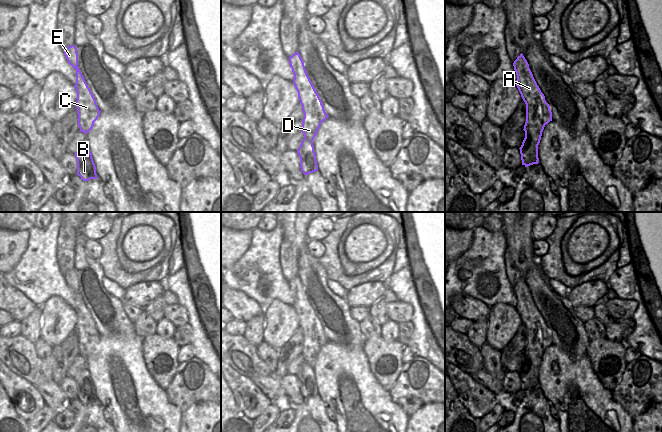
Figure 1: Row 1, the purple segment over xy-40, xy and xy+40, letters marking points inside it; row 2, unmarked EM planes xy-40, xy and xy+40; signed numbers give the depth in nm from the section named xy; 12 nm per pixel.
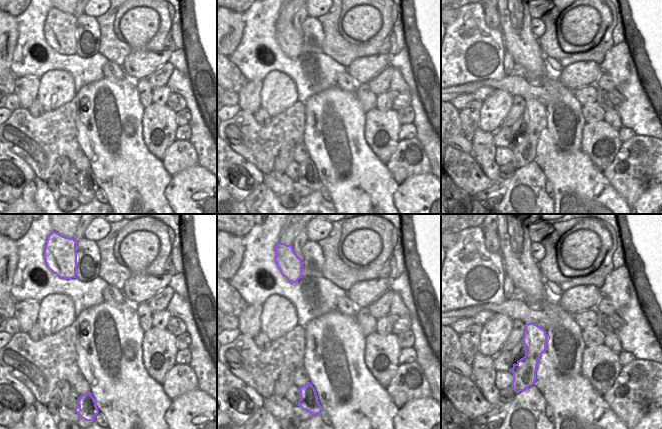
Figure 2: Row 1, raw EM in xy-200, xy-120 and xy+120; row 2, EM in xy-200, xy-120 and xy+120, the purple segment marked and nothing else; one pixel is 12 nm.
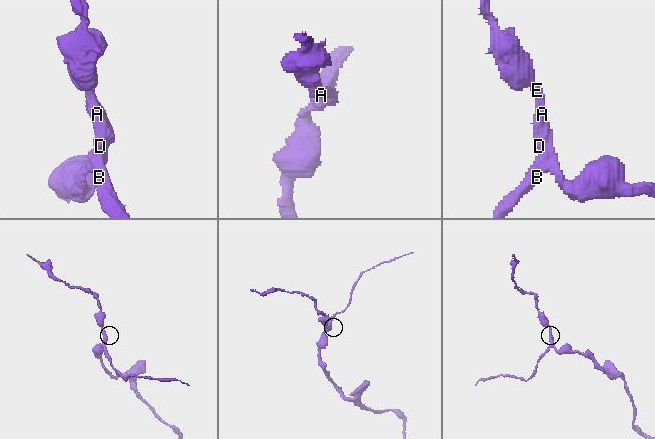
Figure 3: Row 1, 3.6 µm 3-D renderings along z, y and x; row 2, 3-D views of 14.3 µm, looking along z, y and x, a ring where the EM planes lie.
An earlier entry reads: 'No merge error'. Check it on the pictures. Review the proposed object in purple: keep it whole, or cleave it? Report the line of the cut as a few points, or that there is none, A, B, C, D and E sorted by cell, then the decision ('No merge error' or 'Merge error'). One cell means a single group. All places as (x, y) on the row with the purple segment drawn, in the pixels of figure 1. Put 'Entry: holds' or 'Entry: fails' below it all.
Split along xy+40 (525, 134), (536, 151). Groups: A C D E / B. Merge error
Entry: fails

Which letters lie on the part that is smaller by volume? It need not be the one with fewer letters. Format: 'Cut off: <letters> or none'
Cut off: B

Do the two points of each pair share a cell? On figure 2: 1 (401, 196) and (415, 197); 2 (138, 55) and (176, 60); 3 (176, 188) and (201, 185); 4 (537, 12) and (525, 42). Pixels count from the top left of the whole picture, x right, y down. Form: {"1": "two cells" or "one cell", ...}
{"1": "one cell", "2": "two cells", "3": "one cell", "4": "two cells"}

